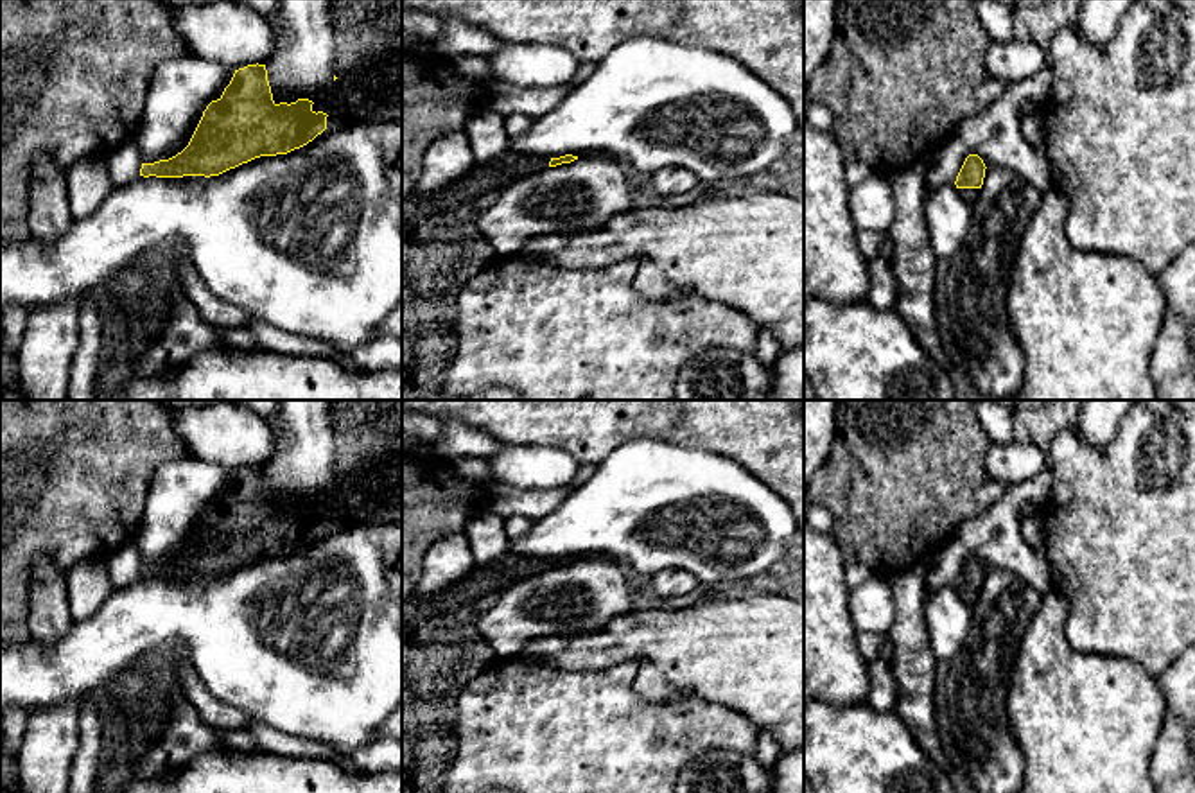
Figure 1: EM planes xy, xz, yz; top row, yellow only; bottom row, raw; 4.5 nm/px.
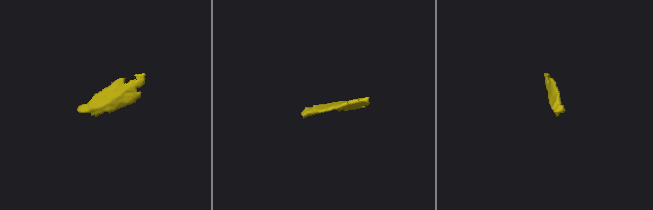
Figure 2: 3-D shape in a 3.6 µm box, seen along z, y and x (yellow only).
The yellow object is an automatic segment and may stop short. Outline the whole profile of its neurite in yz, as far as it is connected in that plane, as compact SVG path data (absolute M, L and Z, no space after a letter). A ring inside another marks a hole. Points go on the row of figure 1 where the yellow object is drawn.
M969 154L956 176L958 194L969 203L974 205L980 197L980 188L985 178L985 163L978 154Z

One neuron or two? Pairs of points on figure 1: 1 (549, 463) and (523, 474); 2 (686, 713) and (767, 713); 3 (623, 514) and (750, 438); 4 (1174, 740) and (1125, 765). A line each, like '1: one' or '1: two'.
1: one
2: two
3: two
4: two

